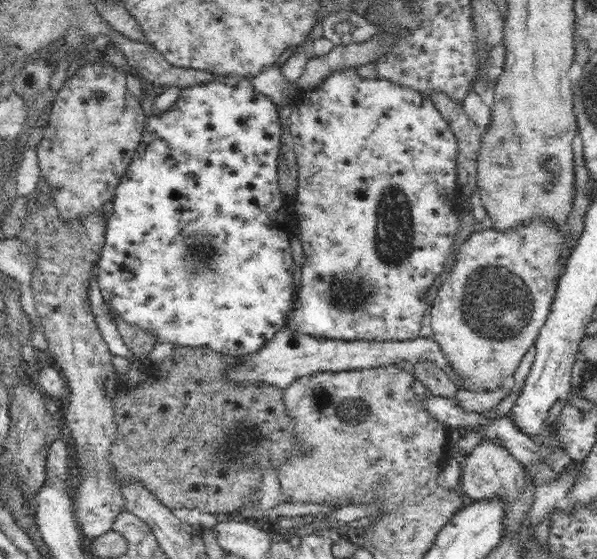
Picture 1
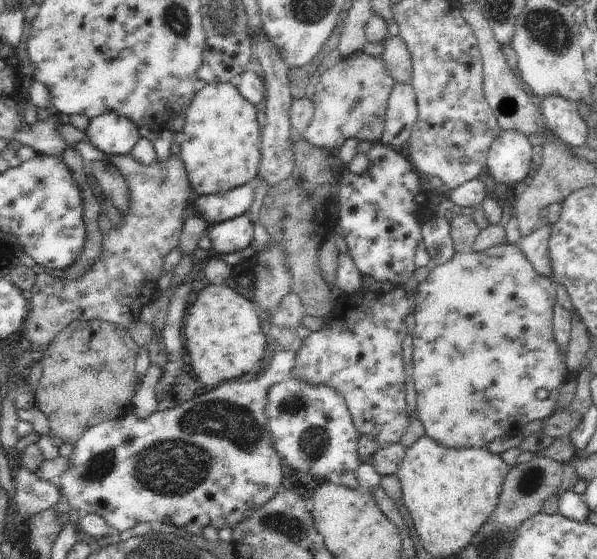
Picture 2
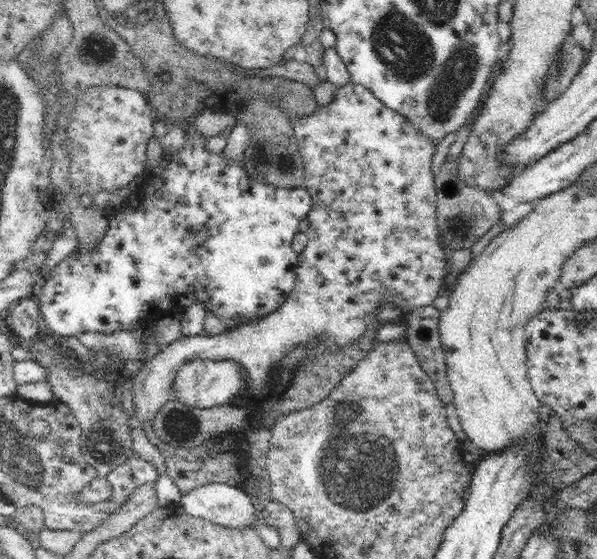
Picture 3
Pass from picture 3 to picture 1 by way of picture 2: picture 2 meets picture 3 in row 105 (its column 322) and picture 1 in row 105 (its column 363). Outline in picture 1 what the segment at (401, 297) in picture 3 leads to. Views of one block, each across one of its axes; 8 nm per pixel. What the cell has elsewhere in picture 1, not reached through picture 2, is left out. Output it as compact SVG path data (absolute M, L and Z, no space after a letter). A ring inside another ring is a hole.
M348 68L332 72L318 88L312 92L296 94L292 104L290 132L294 138L294 154L298 160L298 190L296 190L296 214L302 232L302 244L306 262L302 266L302 292L296 298L292 316L288 322L294 330L300 330L308 336L330 338L330 340L376 340L376 342L406 342L420 338L422 316L428 308L424 294L434 284L434 278L444 272L444 262L452 252L454 236L460 226L460 210L456 204L456 186L458 186L458 140L448 128L448 122L436 110L432 100L412 88L396 86L386 78L368 80L362 78L358 68Z

